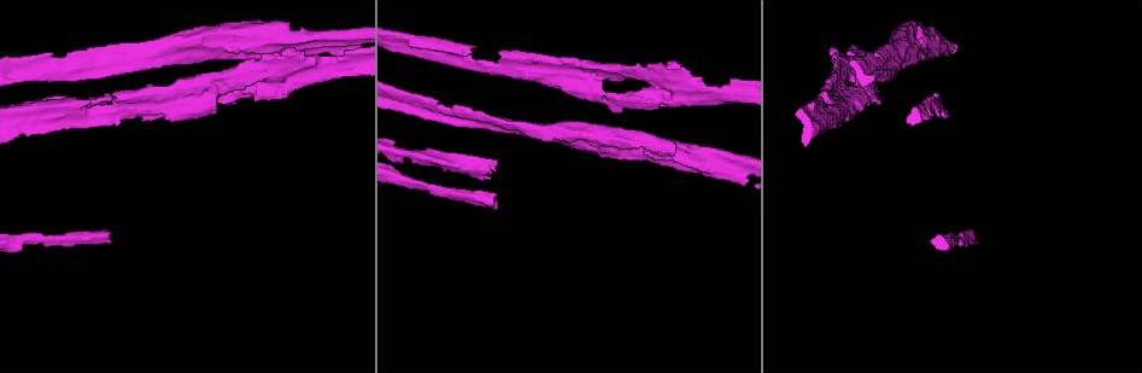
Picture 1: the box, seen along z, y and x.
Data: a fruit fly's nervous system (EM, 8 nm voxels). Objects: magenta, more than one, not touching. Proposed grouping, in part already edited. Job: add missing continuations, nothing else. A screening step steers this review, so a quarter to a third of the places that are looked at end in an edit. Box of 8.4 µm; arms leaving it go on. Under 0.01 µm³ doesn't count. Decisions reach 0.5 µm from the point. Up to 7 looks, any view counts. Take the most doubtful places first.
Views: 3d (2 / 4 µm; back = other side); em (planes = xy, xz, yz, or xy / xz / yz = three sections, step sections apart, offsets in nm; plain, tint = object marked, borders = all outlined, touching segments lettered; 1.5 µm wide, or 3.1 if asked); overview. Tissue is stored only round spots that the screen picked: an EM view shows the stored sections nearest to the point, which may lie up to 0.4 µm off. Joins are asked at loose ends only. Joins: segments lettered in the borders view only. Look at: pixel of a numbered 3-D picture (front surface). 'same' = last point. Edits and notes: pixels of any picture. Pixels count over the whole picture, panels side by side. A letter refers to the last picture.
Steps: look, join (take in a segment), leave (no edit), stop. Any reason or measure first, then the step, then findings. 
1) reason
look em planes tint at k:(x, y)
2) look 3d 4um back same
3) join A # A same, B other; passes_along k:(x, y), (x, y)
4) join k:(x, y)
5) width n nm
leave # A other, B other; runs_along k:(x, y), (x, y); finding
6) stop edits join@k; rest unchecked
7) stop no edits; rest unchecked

an open end
look 3d 4um at 1:(113, 92)

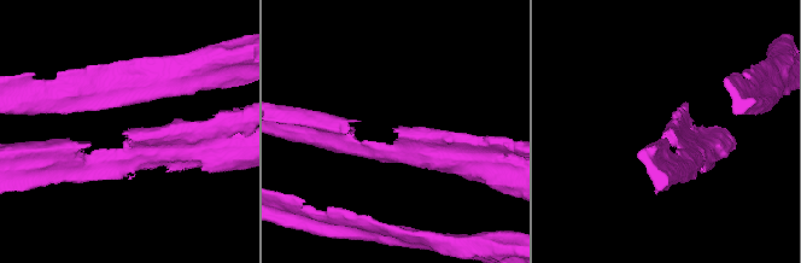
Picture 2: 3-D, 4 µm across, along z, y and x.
look em yz step 8 tint at 2:(122, 134)

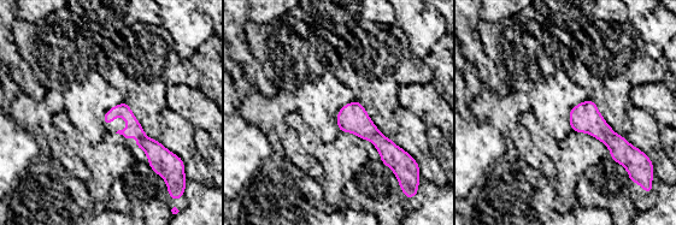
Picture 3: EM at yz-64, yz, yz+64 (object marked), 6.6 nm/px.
another direction
look em planes borders same

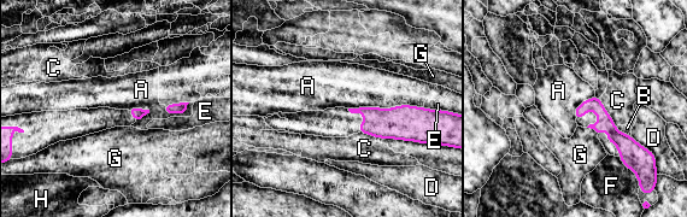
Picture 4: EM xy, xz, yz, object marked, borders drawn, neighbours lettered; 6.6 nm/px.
leave # A other, B other, C other, D other, E other, F other, G other, H other; border 4:(423, 106), (348, 109); none of them fits

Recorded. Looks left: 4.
an open end
look em planes plain at 1:(283, 55)

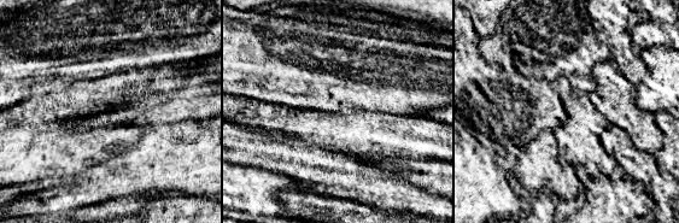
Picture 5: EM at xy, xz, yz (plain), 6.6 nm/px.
what lies round it
look em planes borders same

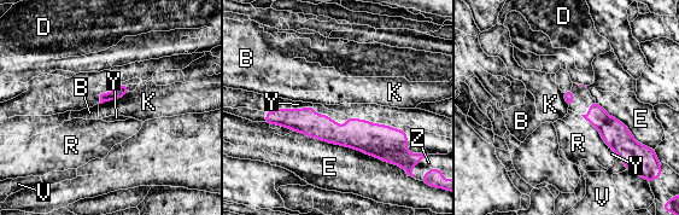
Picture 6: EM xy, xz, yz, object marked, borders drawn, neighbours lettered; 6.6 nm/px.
leave # B other, D other, E other, K other, R other, V other, Y other, Z other; border 6:(312, 105), (291, 109); none of them fits

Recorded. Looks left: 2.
stop no edits; rest unchecked

